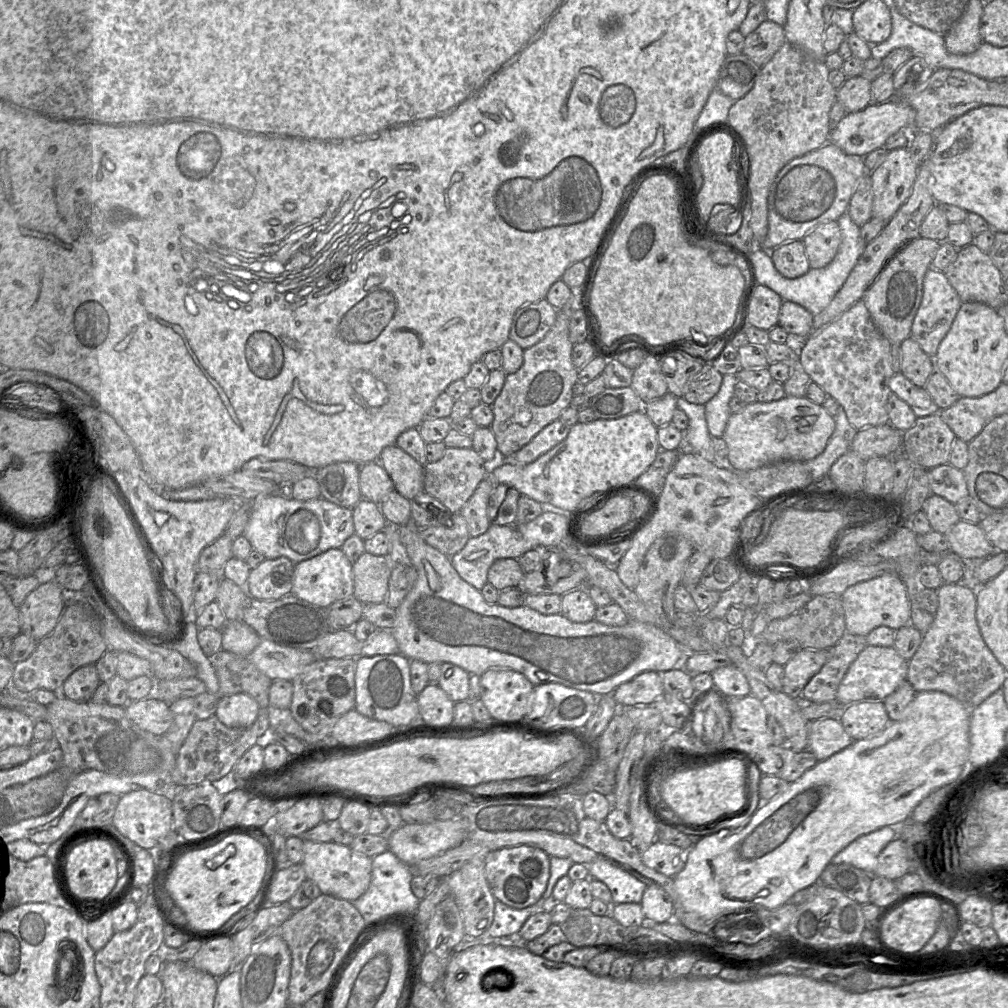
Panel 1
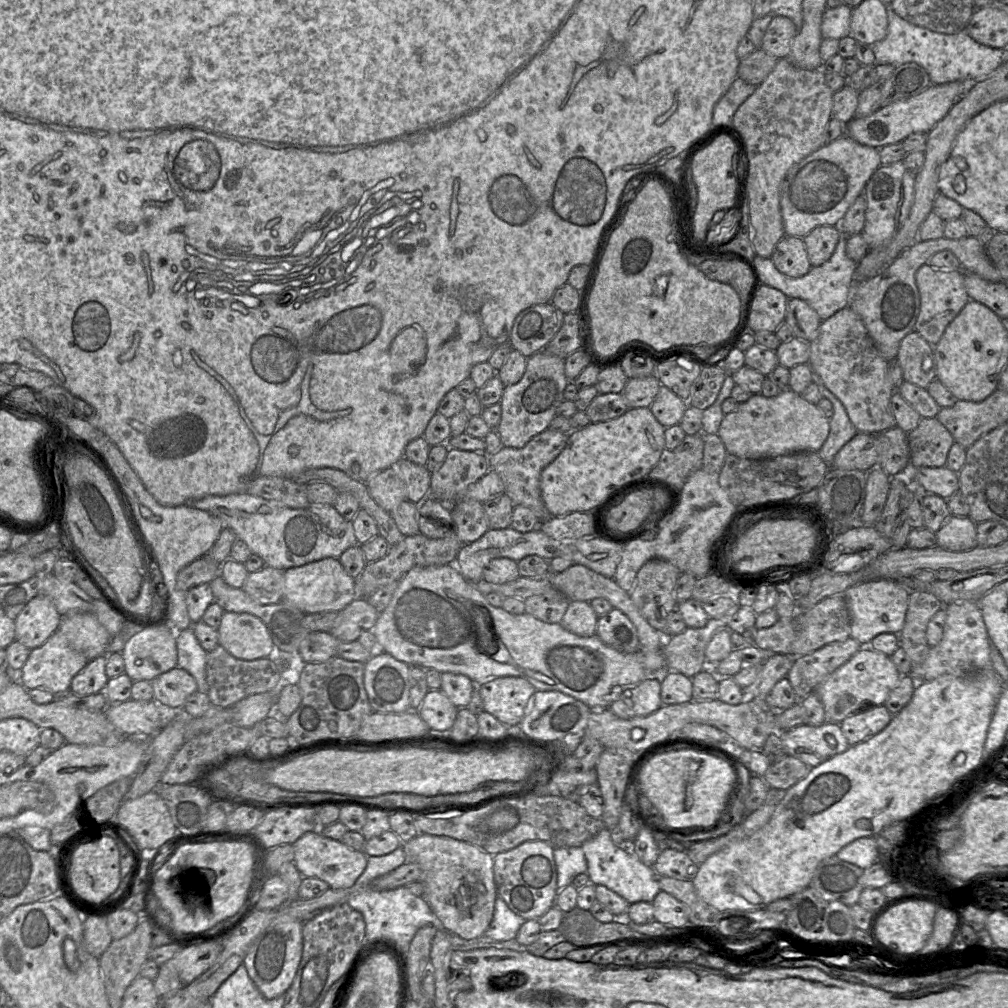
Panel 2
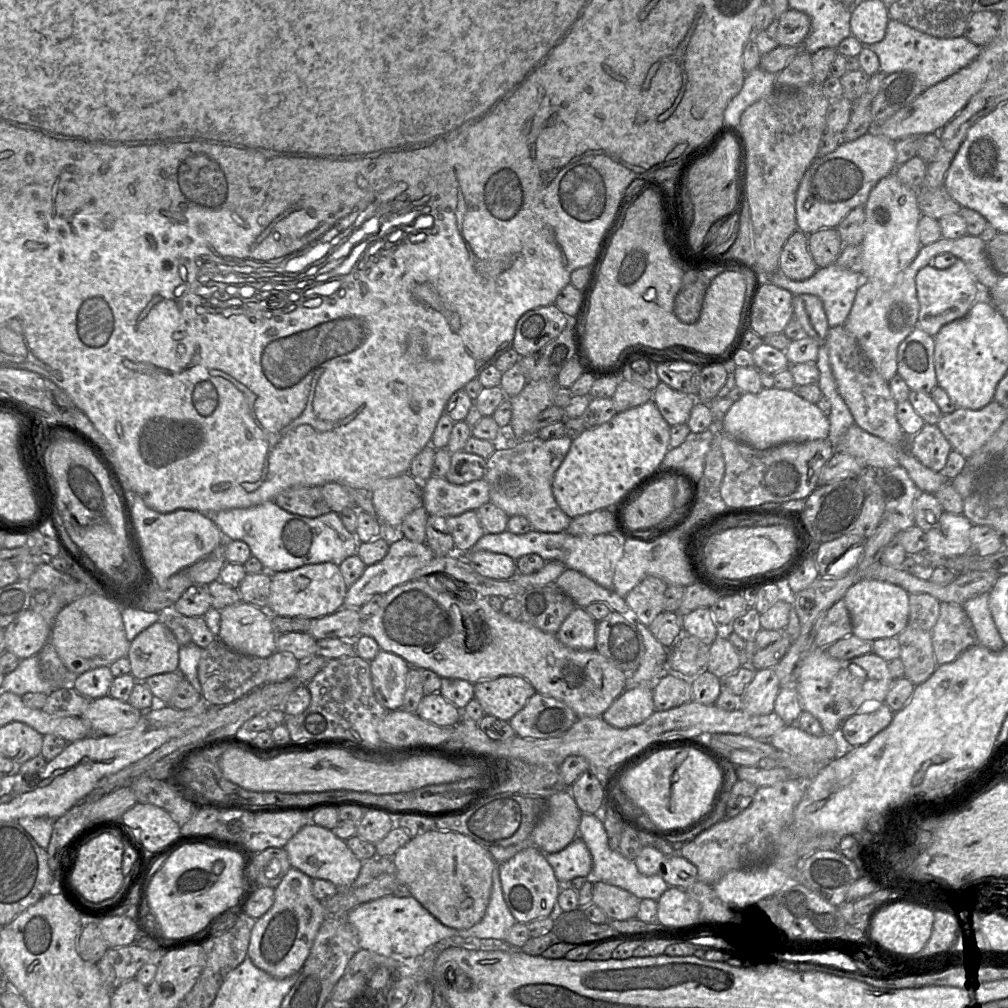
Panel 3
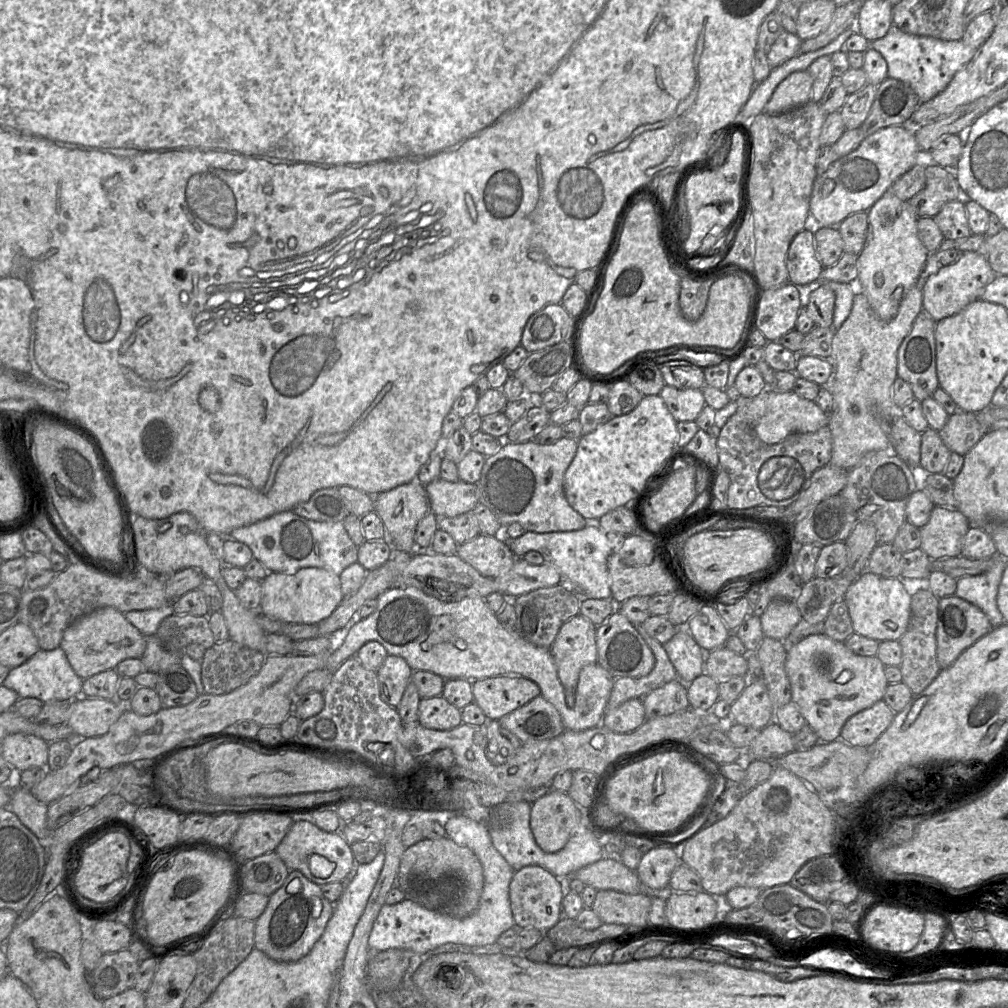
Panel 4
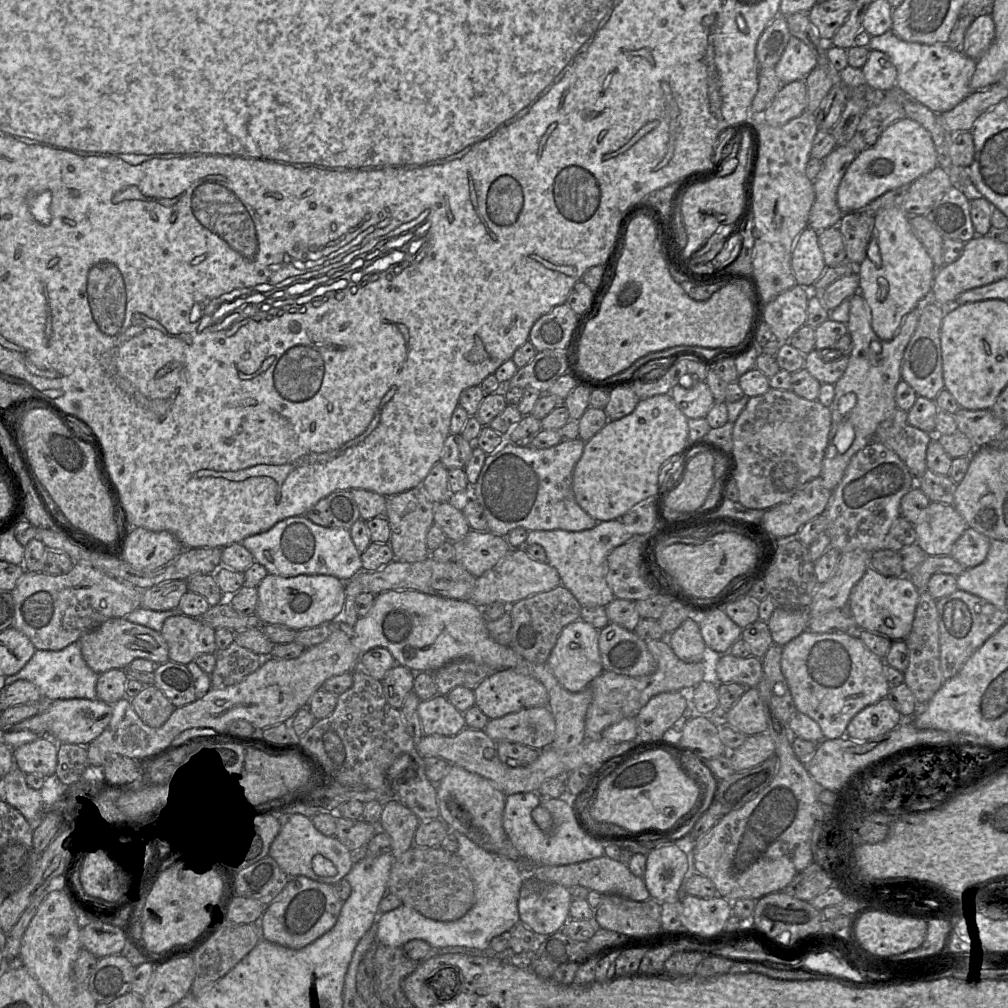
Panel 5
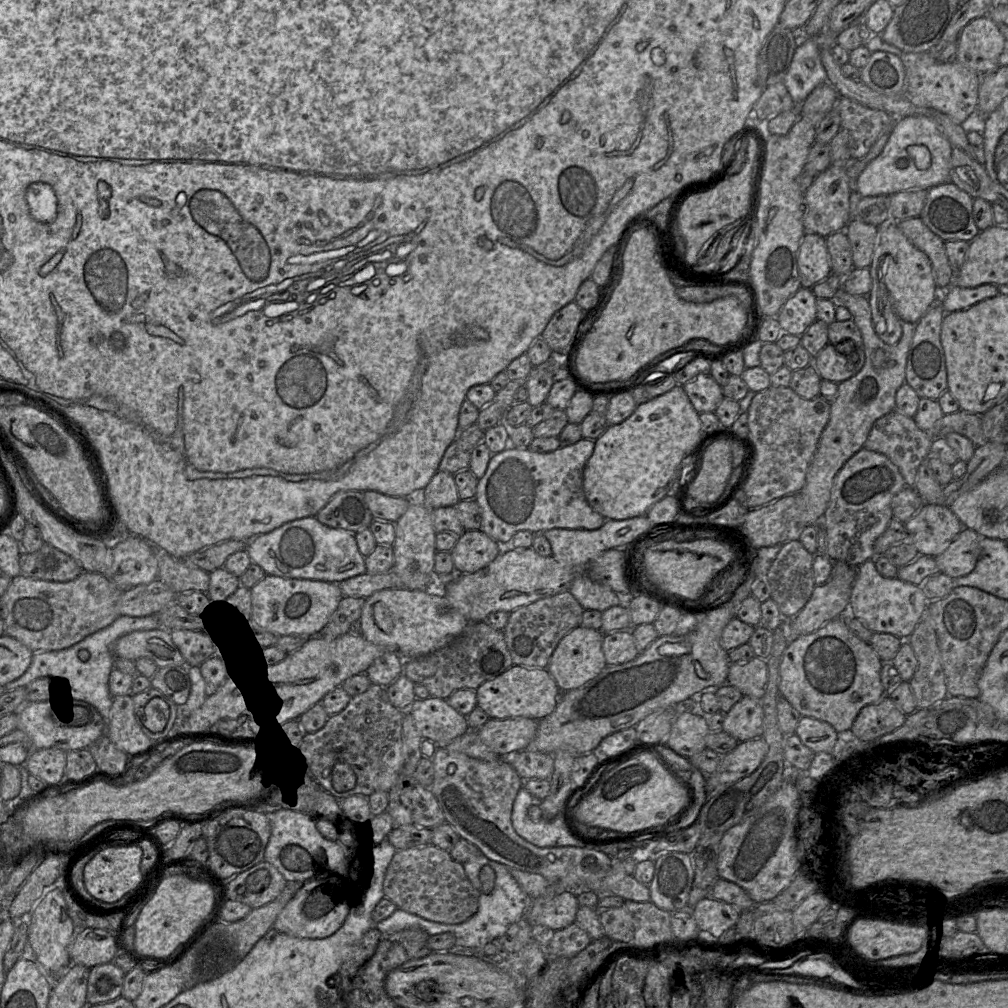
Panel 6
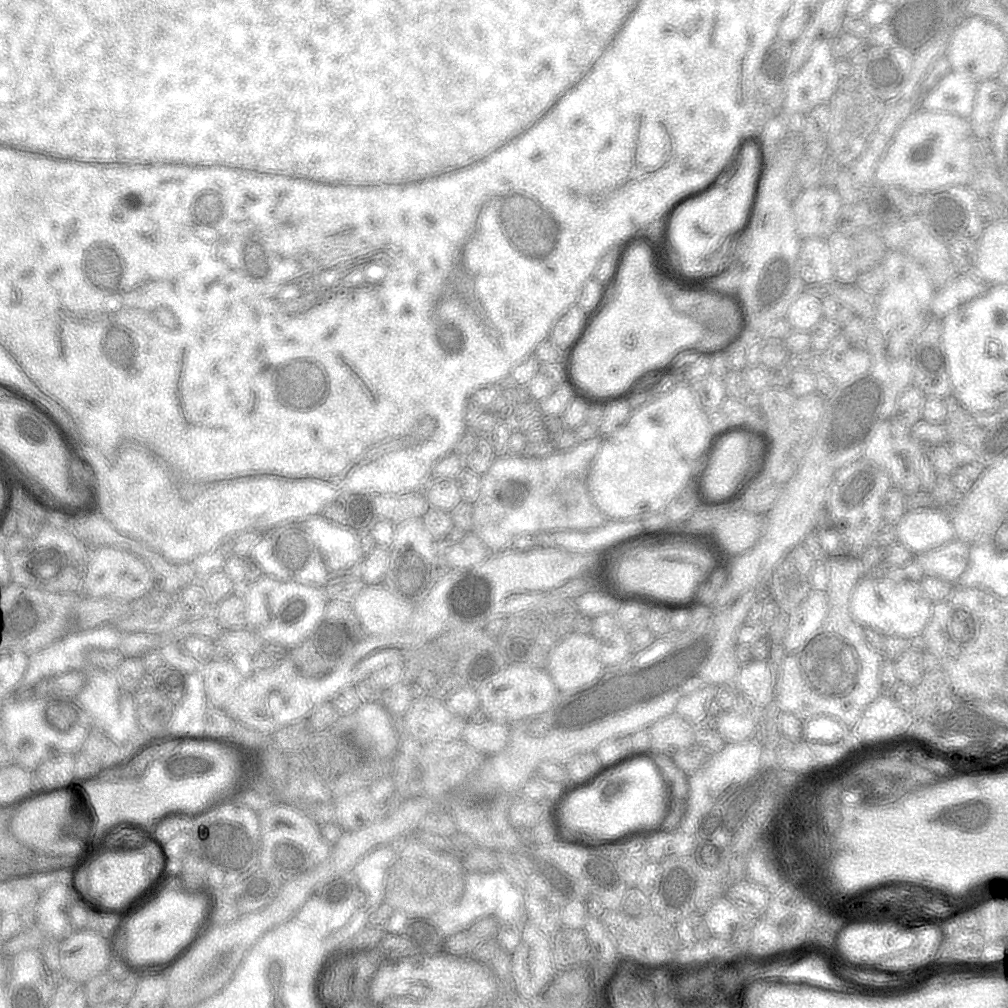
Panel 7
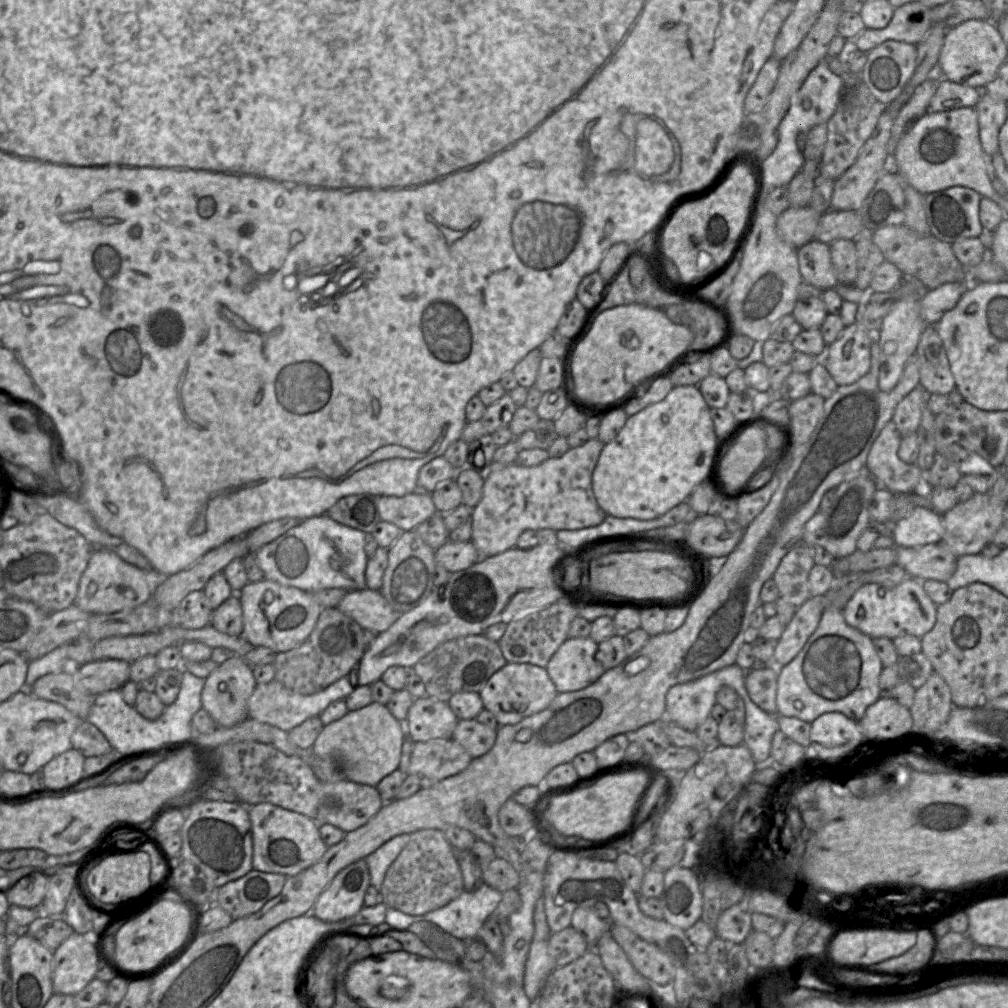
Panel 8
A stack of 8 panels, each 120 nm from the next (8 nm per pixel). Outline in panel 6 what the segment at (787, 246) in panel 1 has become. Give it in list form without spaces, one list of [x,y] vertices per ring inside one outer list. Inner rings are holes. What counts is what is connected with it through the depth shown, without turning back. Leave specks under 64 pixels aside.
[[[809,232],[803,236],[797,254],[801,287],[811,289],[833,273],[825,239]]]

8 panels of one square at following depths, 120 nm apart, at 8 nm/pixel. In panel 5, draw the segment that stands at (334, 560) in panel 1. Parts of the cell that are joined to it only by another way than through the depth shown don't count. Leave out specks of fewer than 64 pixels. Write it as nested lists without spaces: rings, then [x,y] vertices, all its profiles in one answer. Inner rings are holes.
[[[268,573],[257,591],[255,615],[260,623],[285,625],[296,631],[338,621],[345,604],[345,582],[331,575],[282,577]]]

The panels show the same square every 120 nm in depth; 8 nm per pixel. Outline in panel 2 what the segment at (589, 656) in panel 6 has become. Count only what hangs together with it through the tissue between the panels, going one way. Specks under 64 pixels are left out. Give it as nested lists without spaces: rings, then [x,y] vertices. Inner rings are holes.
[[[570,601],[561,625],[568,631],[583,637],[596,634],[598,615],[586,601]]]

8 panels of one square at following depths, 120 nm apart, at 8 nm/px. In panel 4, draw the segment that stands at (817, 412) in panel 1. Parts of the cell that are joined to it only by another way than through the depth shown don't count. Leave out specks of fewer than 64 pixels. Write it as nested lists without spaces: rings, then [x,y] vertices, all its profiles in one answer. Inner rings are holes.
[[[767,387],[753,398],[743,398],[745,416],[757,436],[766,444],[777,444],[794,433],[813,433],[829,424],[829,415],[815,401],[806,400],[792,390],[778,392]]]

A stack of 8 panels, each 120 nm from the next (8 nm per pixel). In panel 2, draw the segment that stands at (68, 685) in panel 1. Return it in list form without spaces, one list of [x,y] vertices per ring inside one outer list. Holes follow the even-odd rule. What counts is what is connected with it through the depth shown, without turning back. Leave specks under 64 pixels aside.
[[[101,655],[90,660],[87,665],[73,678],[70,692],[78,696],[87,696],[99,692],[105,692],[109,681],[106,675],[107,655]]]

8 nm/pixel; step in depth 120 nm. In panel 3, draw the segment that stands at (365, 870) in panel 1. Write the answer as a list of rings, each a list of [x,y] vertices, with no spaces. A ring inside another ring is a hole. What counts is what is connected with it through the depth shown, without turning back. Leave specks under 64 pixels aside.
[[[307,824],[302,827],[285,845],[291,867],[308,875],[311,879],[324,879],[338,888],[353,886],[362,863],[348,847],[346,840],[337,837],[333,831],[324,827]]]

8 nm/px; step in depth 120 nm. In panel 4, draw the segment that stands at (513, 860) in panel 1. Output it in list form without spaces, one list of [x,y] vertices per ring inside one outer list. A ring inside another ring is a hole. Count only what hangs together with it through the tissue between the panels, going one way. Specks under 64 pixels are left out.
[[[538,865],[525,866],[515,871],[509,886],[509,897],[515,926],[533,927],[545,933],[563,916],[562,901],[566,894],[565,882]]]

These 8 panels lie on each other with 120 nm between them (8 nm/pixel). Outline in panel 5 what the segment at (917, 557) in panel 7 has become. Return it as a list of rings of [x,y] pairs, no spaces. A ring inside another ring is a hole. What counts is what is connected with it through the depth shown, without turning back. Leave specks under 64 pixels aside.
[[[967,528],[953,545],[950,556],[966,569],[981,564],[987,557],[991,539],[973,528]]]

